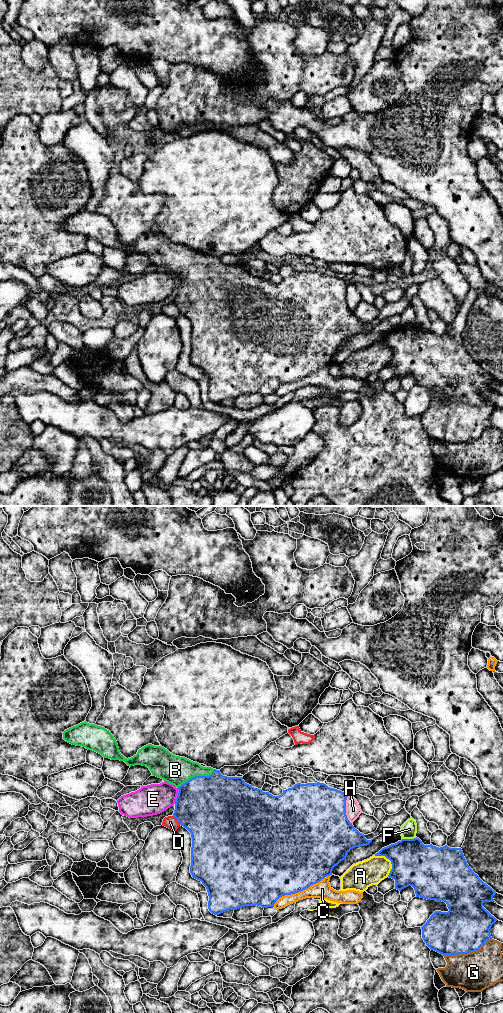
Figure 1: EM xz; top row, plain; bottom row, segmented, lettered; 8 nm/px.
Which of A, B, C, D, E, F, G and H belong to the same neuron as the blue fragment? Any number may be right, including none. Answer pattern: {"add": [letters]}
{"add": ["B"]}

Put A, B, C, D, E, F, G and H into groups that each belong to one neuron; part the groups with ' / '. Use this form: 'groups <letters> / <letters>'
groups A / B / C / D / E / F / G / H

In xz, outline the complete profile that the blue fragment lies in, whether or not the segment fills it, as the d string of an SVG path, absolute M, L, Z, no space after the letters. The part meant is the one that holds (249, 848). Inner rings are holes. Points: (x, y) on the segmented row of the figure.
M86 721L65 730L63 739L72 745L93 750L104 758L124 761L130 767L146 766L153 776L178 788L173 816L191 833L190 873L206 887L208 909L214 915L245 906L274 907L280 897L301 892L332 875L333 868L346 859L351 849L367 846L373 840L367 840L348 820L348 795L324 783L297 783L283 790L281 795L273 796L247 784L243 777L223 776L219 770L175 756L162 746L148 744L127 759L120 753L117 741L109 730Z

